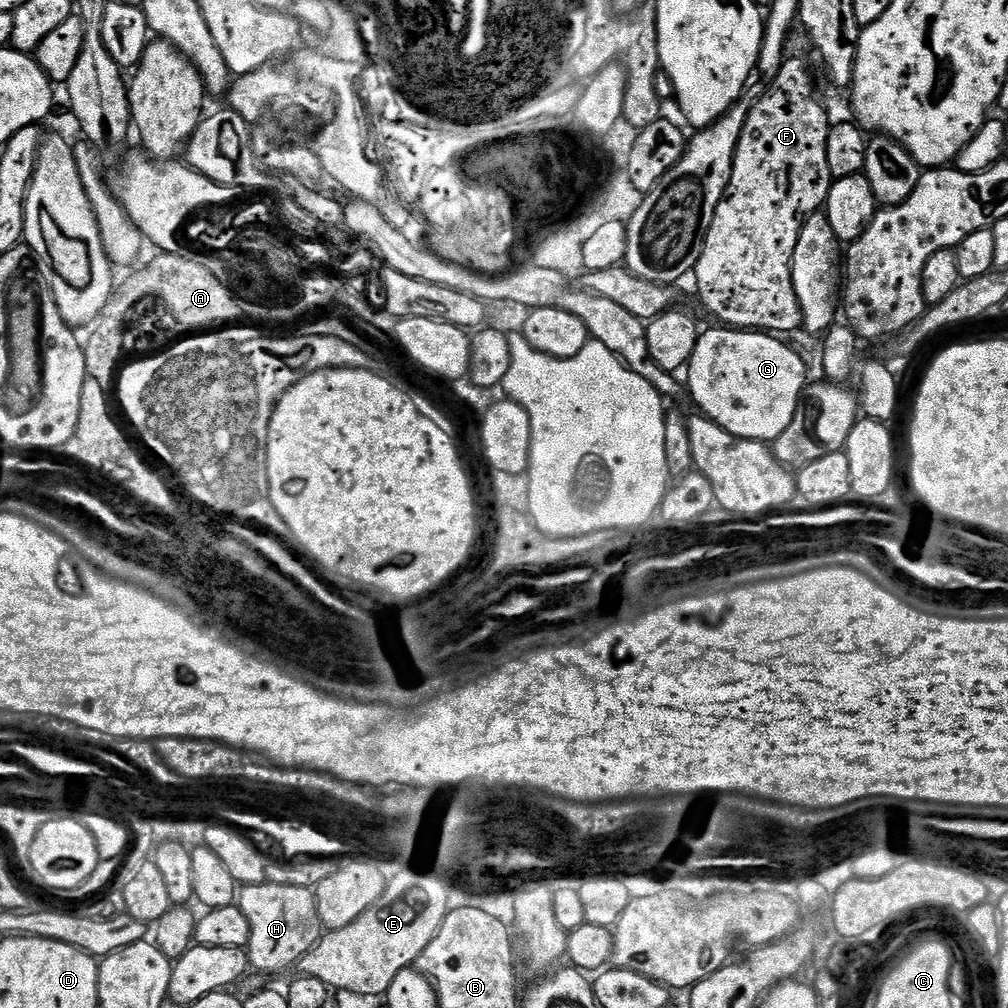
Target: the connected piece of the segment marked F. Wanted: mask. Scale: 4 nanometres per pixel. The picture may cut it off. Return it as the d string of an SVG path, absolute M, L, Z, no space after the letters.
M785 59L778 78L746 118L730 182L694 269L696 292L719 323L769 334L800 332L804 319L794 294L792 255L805 216L823 209L832 185L826 162L830 119L816 101L816 84L800 60Z

